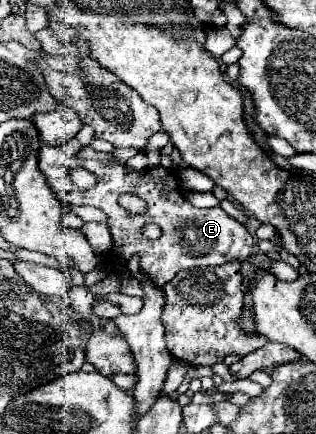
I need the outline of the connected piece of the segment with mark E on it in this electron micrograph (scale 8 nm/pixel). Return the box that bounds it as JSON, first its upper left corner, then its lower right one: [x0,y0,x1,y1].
[38,139,254,285]

